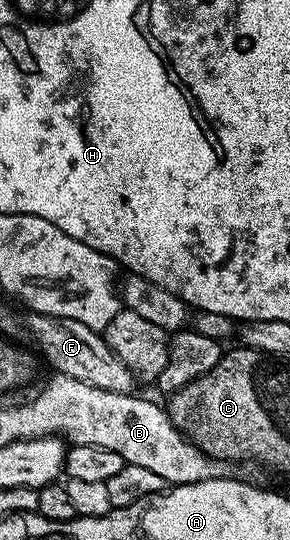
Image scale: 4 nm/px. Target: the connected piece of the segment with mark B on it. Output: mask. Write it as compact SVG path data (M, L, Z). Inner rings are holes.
M55 373L35 398L22 402L25 411L19 415L19 423L23 425L25 421L31 421L33 425L21 429L21 433L33 434L23 435L23 441L58 435L71 445L106 447L109 451L117 451L126 464L145 467L161 475L161 479L165 479L171 487L228 476L228 462L205 455L172 423L162 404L139 396L103 391L101 387L81 383L81 379Z

